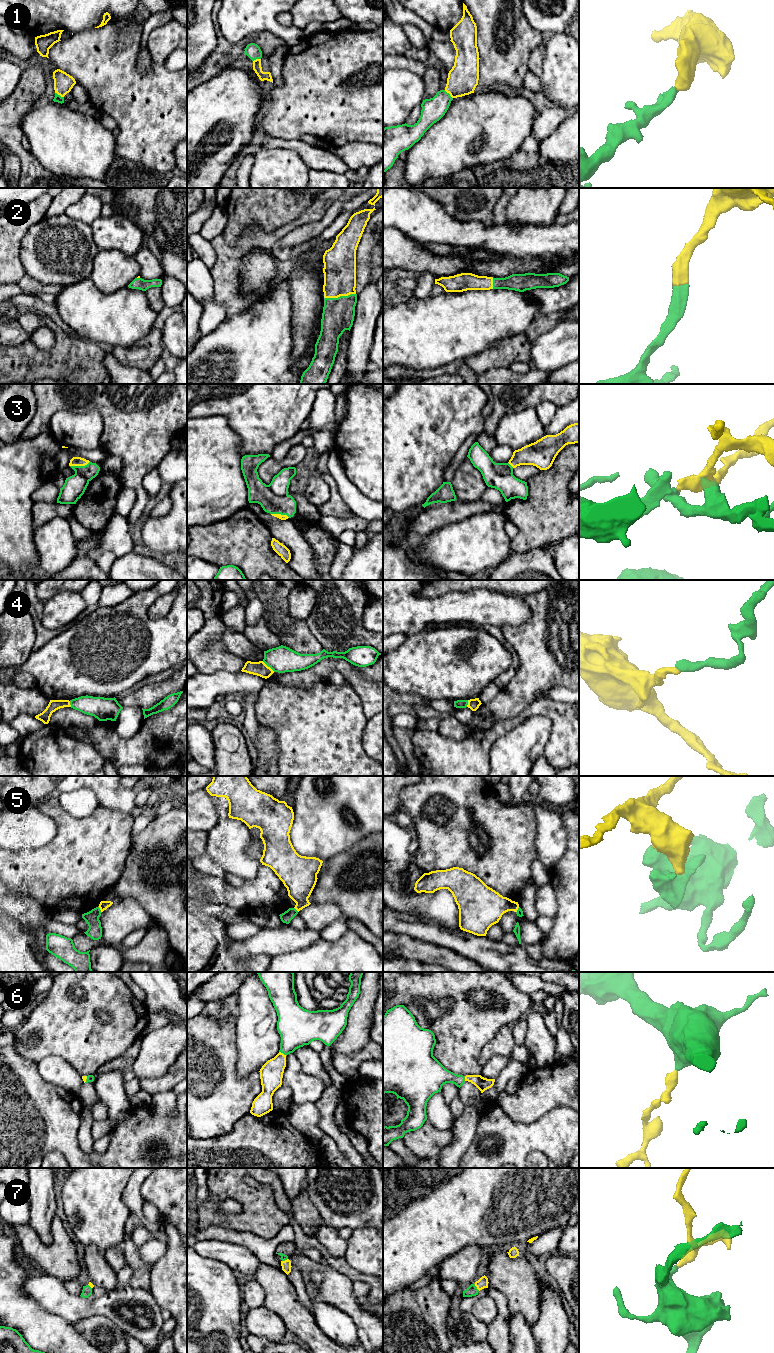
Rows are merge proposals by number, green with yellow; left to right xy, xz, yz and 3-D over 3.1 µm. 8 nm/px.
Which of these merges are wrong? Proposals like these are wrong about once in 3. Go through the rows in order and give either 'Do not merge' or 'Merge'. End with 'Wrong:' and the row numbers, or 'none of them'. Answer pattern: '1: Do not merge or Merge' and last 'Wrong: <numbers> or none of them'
1: Merge
2: Merge
3: Merge
4: Do not merge
5: Do not merge
6: Merge
7: Merge
Wrong: 4, 5

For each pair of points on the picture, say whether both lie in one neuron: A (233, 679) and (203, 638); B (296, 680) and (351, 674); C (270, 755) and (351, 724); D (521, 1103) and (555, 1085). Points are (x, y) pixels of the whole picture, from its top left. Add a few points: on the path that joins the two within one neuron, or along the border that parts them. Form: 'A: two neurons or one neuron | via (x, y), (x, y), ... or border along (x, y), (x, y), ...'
A: two neurons | border along (240, 670), (236, 672), (217, 670), (205, 675)
B: one neuron | via (310, 677), (320, 672), (326, 666), (337, 666)
C: two neurons | border along (271, 729), (276, 735), (278, 765)
D: one neuron | via (529, 1102), (543, 1088), (547, 1087)

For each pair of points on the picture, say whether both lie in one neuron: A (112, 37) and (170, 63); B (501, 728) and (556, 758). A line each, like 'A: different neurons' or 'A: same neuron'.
A: different neurons
B: same neuron

